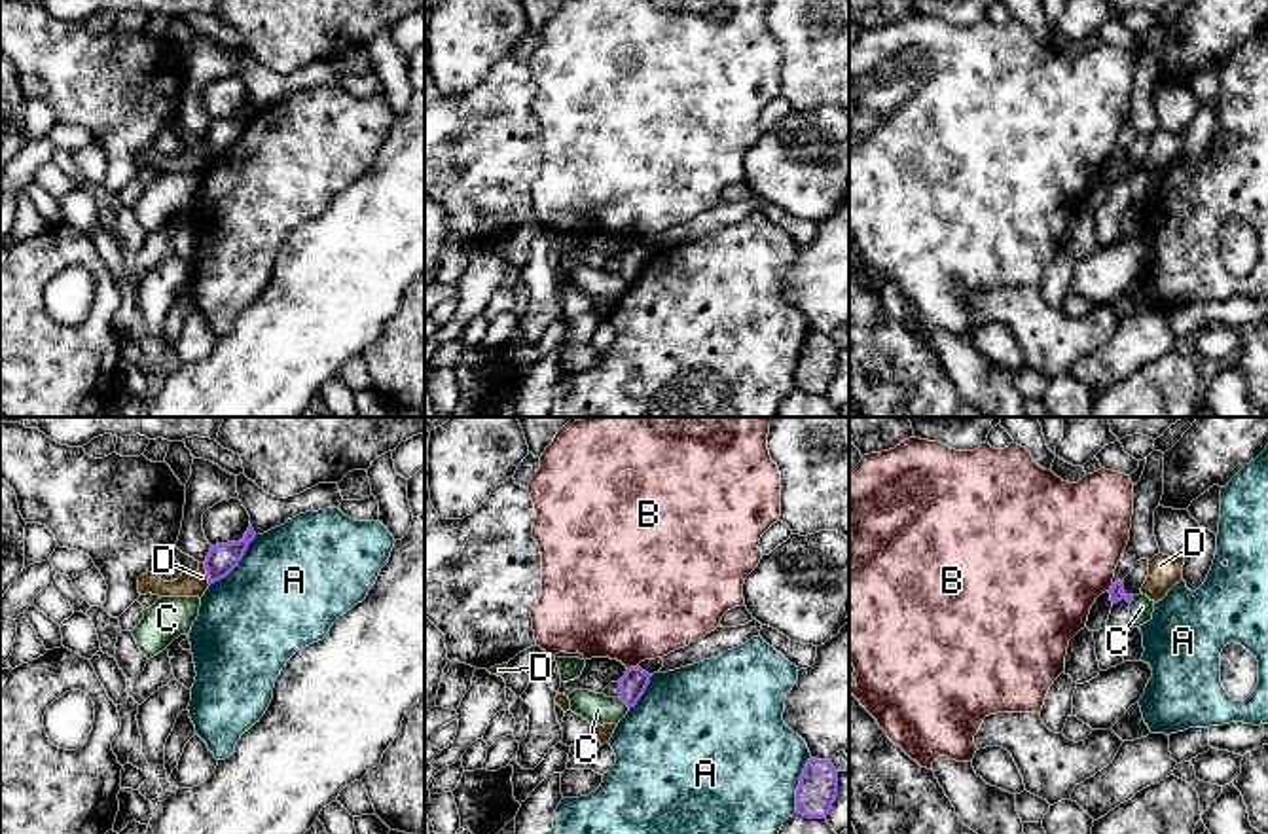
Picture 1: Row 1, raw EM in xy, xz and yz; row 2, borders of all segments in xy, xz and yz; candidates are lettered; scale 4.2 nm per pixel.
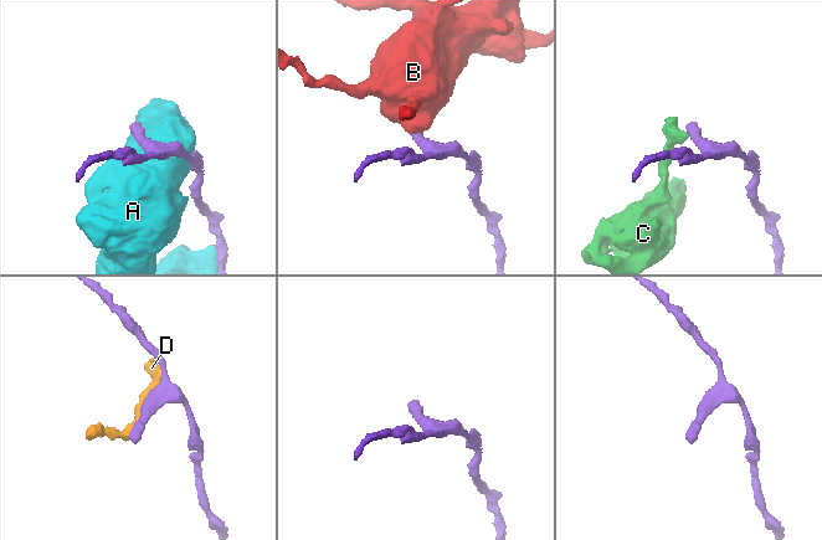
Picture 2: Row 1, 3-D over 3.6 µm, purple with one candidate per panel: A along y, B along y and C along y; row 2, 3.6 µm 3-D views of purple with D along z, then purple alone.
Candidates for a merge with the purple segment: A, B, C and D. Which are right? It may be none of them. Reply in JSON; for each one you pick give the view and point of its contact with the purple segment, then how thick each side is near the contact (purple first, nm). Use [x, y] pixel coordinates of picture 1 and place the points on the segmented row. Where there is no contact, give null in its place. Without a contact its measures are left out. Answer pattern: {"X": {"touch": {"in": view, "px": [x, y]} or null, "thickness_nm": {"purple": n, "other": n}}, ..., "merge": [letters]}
{"merge": []}

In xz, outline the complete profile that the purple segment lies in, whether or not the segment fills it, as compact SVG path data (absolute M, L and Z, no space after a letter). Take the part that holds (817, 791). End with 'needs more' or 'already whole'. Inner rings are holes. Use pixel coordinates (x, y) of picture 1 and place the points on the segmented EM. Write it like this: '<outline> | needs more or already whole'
M809 758L796 789L796 813L826 819L838 798L838 770L830 760Z | already whole

